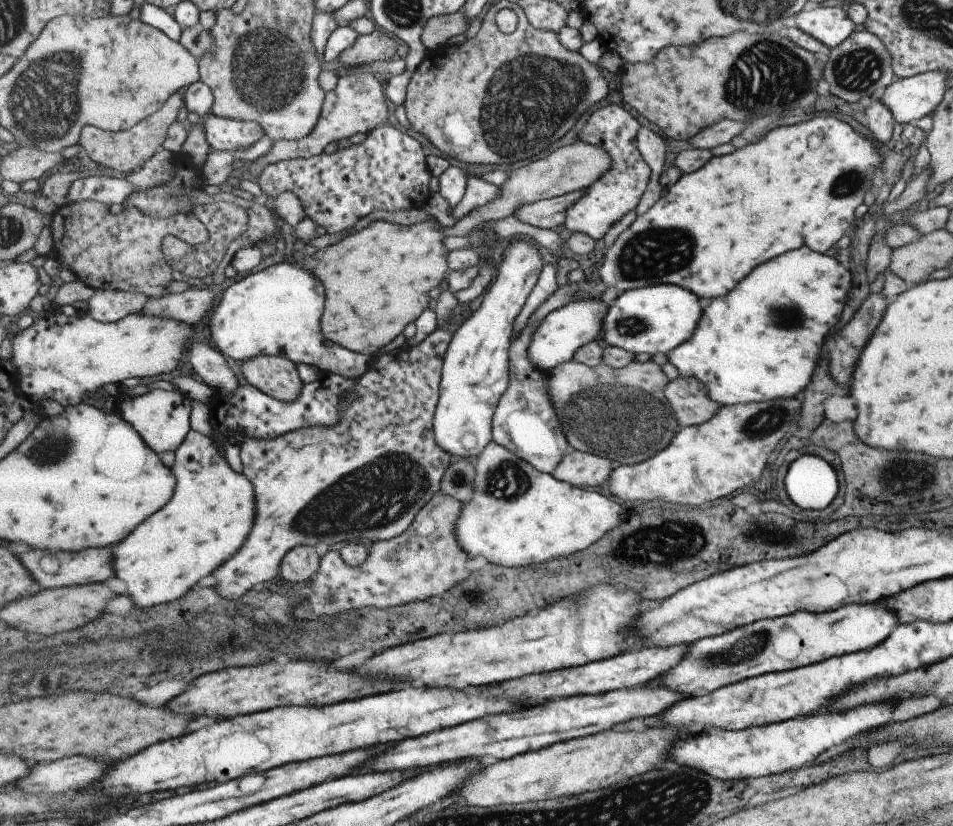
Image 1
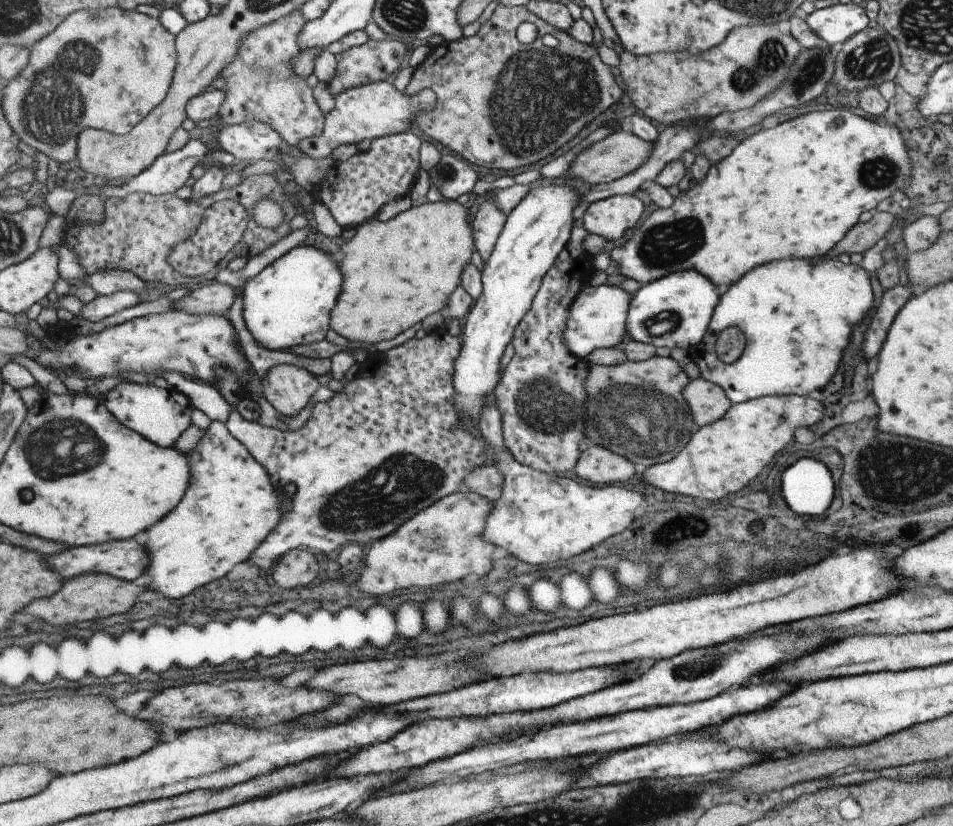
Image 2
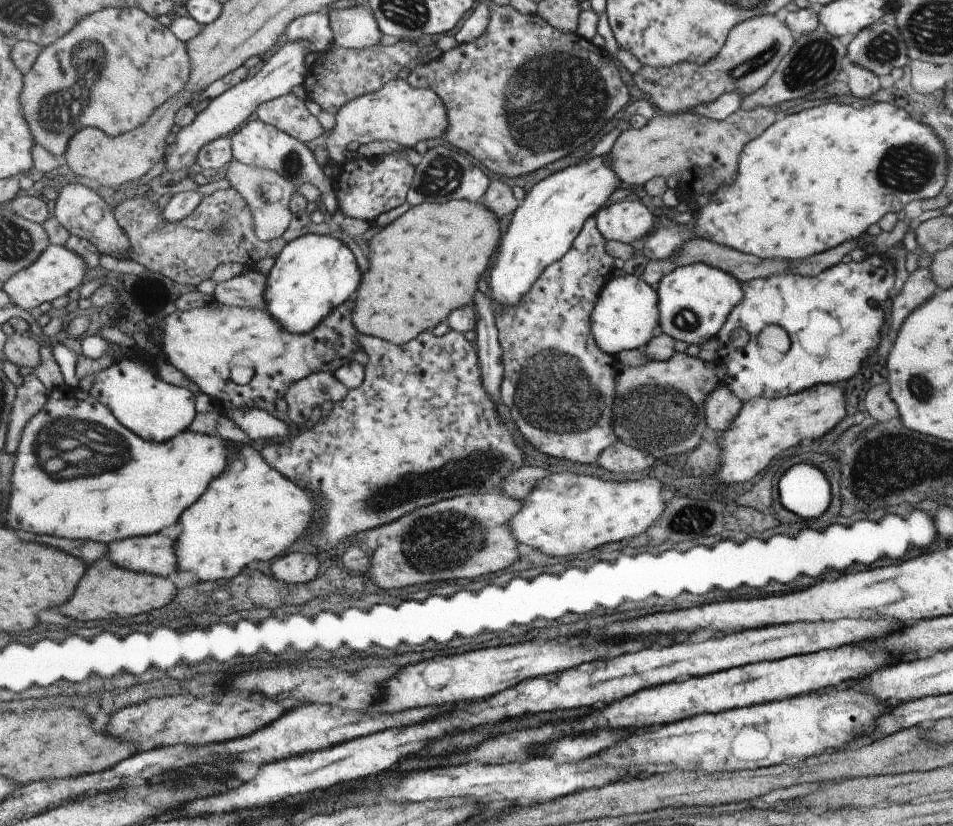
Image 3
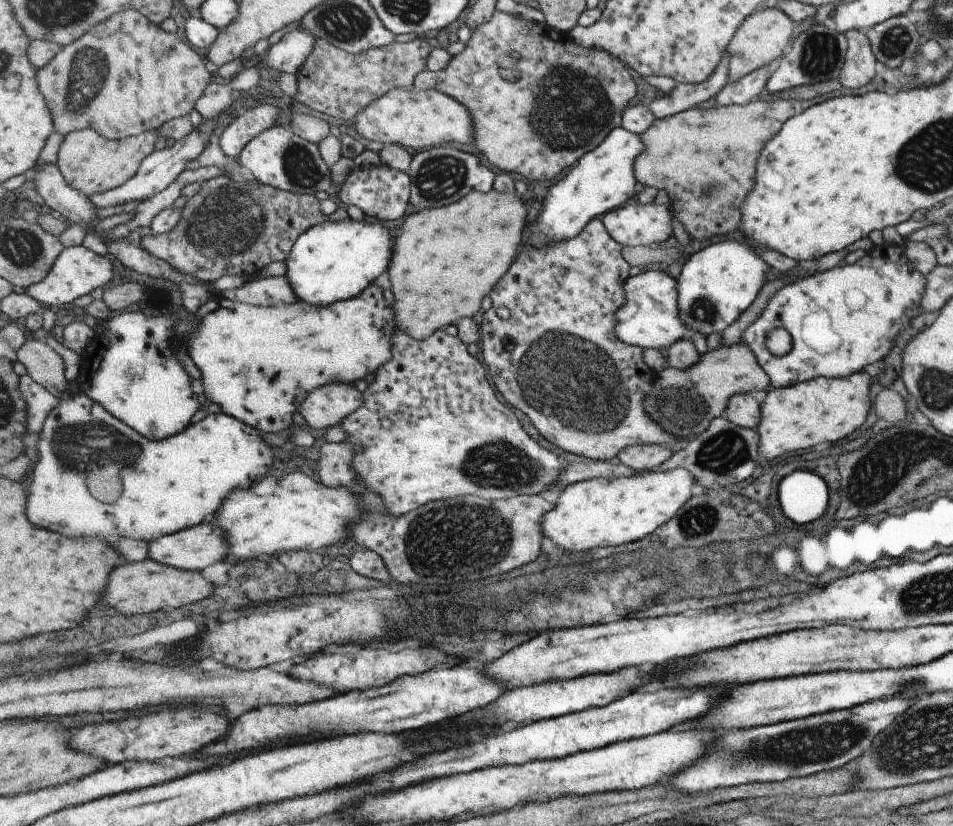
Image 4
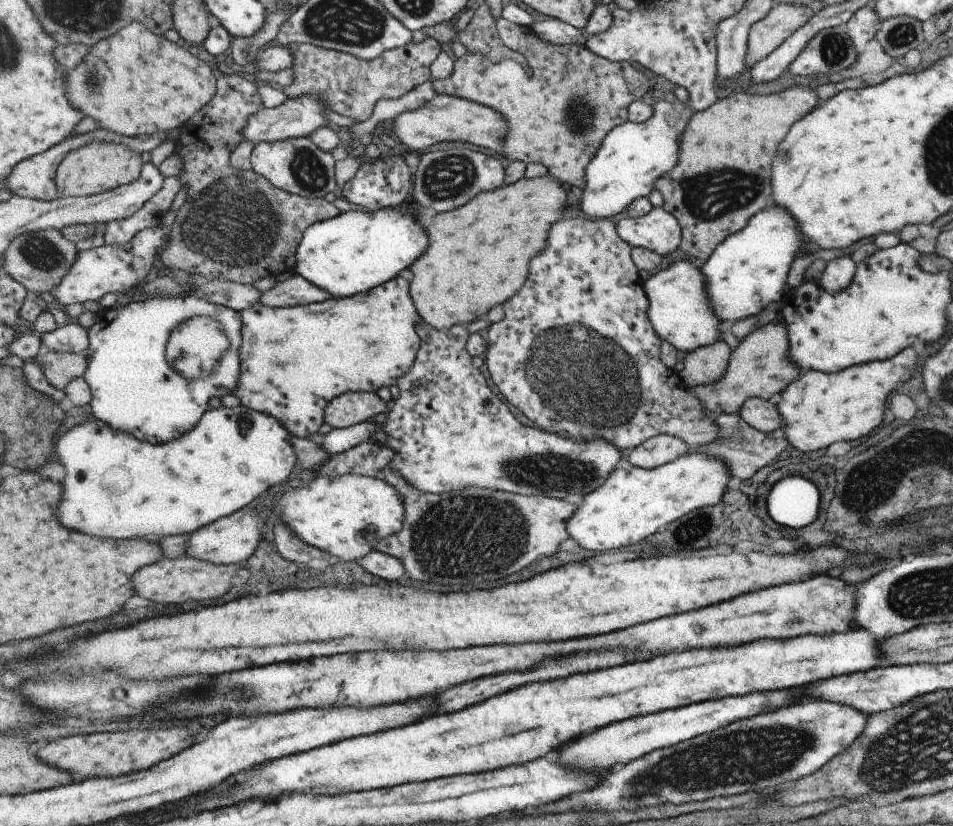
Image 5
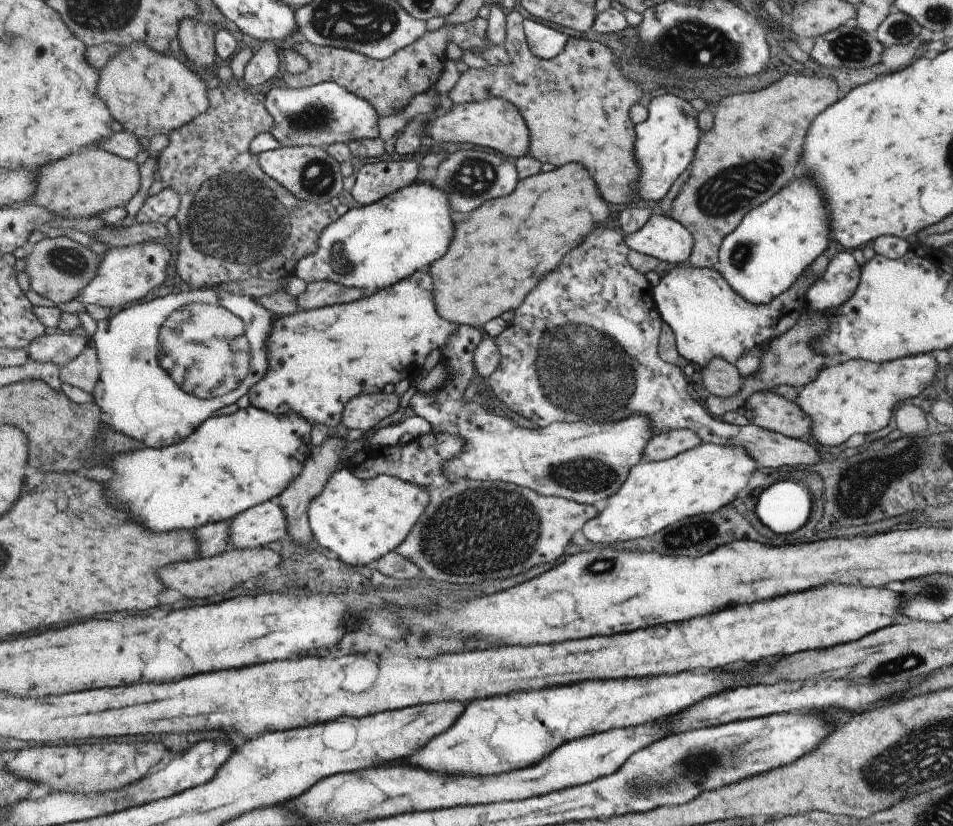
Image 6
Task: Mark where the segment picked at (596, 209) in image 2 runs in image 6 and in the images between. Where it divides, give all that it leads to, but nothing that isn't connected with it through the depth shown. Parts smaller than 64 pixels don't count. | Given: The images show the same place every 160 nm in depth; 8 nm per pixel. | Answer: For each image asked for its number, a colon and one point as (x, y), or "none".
3: (626, 221)
4: (635, 225)
5: (657, 231)
6: (663, 238)

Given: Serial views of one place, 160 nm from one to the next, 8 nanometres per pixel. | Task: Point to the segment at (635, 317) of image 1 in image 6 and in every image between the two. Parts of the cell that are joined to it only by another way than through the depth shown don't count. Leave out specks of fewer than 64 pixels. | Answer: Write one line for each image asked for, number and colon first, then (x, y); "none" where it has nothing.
2: (674, 311)
3: (694, 300)
4: (718, 282)
5: (747, 270)
6: (775, 242)

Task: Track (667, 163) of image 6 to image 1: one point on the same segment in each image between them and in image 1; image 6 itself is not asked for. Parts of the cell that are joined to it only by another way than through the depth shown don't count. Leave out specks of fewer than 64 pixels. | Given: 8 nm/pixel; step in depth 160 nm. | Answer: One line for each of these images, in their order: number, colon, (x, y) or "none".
1: (476, 373)
2: (537, 229)
3: (542, 229)
4: (604, 181)
5: (632, 157)

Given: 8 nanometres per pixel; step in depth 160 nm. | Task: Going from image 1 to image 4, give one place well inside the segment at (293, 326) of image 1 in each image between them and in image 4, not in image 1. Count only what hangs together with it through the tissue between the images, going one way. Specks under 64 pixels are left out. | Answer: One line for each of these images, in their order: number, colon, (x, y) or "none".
2: (289, 302)
3: (314, 274)
4: (332, 261)

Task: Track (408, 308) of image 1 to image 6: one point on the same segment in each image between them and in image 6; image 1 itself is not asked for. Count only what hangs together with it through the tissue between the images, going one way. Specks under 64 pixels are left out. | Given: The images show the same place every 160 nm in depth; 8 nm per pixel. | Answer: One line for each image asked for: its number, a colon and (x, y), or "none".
2: (398, 271)
3: (427, 263)
4: (450, 258)
5: (479, 261)
6: (500, 253)

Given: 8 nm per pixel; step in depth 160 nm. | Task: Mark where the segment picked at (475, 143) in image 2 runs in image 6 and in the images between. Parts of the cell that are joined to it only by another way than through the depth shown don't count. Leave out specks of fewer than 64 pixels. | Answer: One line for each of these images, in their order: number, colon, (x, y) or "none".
3: (517, 76)
4: (580, 92)
5: (559, 115)
6: (576, 104)

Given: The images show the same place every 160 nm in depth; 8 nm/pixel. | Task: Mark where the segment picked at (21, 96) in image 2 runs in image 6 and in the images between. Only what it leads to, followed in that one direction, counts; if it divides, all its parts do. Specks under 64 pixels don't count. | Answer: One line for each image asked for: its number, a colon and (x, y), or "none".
3: (128, 64)
4: (158, 77)
5: (137, 83)
6: (148, 93)

